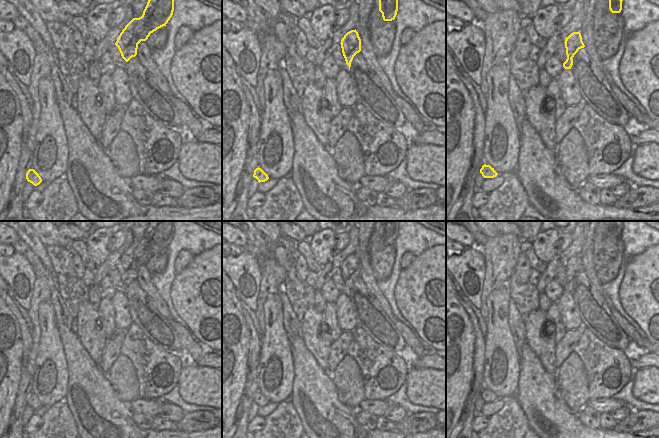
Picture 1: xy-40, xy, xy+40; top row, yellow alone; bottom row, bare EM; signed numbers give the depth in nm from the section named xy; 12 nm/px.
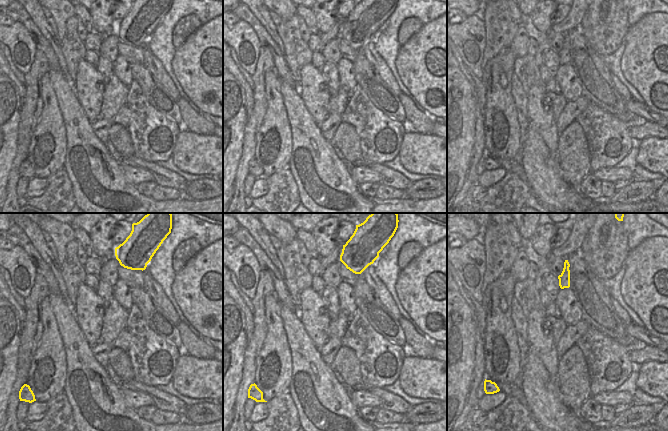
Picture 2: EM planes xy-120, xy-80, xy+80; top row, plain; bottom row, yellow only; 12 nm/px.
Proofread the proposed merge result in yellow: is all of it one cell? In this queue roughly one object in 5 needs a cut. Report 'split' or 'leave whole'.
leave whole

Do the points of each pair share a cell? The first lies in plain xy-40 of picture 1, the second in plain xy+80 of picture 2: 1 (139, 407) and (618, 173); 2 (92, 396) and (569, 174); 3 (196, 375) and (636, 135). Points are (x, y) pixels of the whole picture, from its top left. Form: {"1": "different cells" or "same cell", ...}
{"1": "same cell", "2": "different cells", "3": "different cells"}

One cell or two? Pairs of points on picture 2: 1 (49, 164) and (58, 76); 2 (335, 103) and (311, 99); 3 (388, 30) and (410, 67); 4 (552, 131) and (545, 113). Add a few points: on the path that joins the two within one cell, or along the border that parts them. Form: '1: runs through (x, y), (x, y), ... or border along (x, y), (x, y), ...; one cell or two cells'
1: border along (49, 75), (62, 120); two cells
2: border along (331, 97), (328, 103), (328, 114); two cells
3: border along (400, 46), (395, 61), (395, 68), (398, 72); two cells
4: runs through (548, 127), (545, 123), (545, 117); one cell

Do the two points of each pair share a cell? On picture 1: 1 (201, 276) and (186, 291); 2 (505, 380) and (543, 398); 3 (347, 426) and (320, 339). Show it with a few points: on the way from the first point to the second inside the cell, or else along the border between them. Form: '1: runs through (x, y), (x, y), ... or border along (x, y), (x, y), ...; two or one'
1: runs through (197, 280), (190, 287); one
2: border along (519, 363), (518, 388), (513, 395); two
3: border along (311, 353), (326, 372); two

